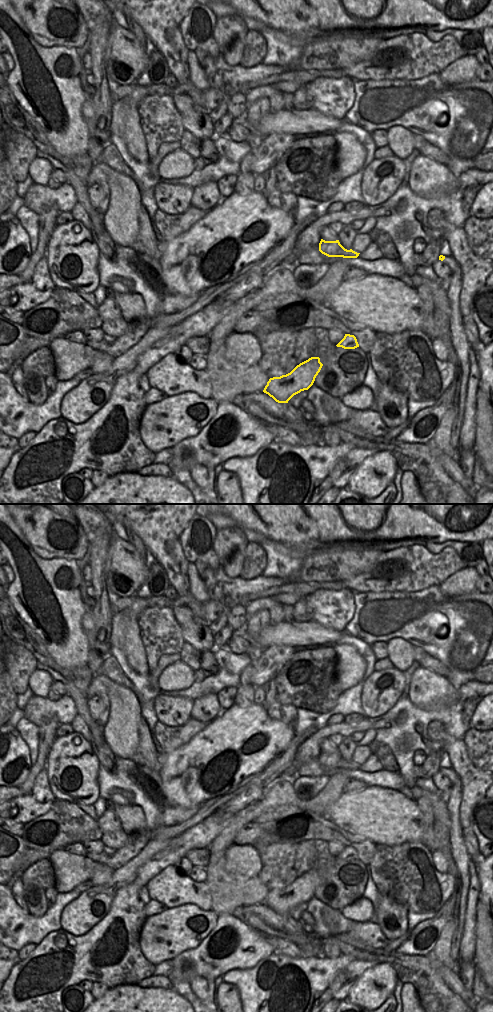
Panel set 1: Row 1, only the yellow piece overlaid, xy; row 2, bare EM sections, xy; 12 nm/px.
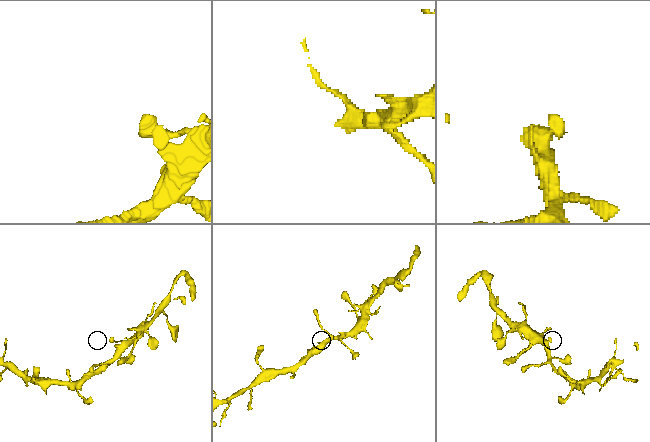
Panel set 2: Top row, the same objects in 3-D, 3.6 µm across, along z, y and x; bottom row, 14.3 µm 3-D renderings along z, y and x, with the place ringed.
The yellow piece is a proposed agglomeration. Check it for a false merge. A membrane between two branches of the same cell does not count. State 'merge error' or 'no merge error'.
no merge error

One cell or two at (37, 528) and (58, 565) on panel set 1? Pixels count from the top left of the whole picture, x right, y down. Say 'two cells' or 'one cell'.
two cells

